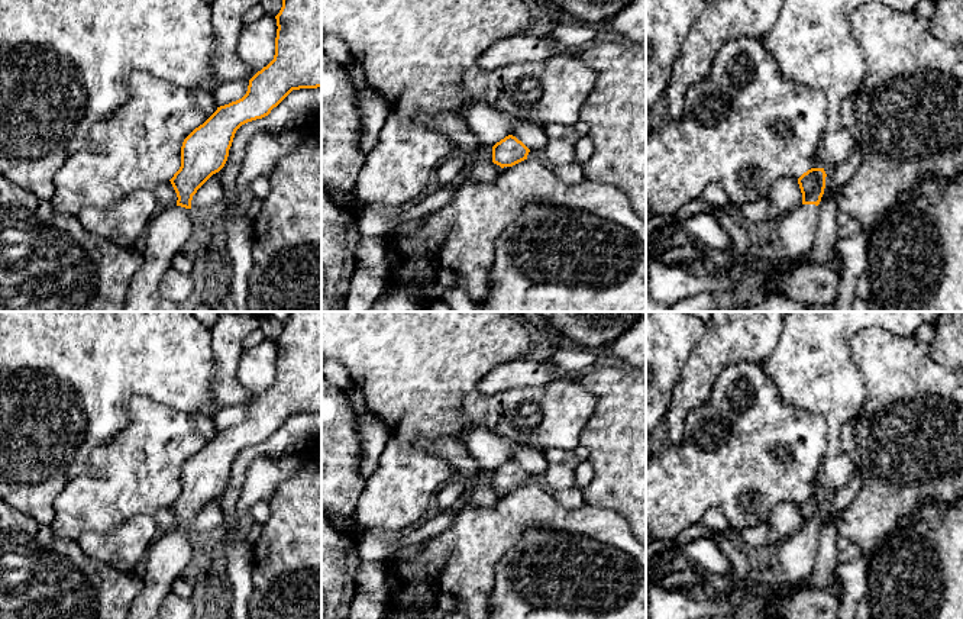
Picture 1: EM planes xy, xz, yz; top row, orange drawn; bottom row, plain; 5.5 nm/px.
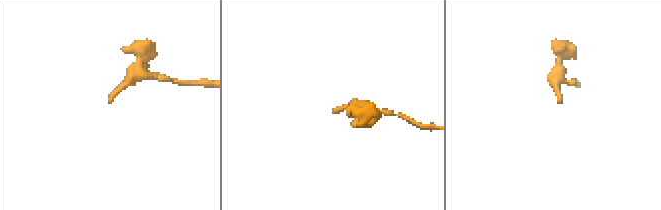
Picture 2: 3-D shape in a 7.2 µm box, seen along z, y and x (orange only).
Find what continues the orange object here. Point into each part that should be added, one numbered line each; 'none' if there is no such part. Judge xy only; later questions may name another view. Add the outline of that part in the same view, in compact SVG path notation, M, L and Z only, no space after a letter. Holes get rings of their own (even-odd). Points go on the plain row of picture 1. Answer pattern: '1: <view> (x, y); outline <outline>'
1: xy (170, 553); outline M168 531L158 535L145 554L146 570L142 577L143 587L135 597L127 619L161 619L159 606L167 594L171 593L172 583L182 576L193 555L190 533L181 531Z

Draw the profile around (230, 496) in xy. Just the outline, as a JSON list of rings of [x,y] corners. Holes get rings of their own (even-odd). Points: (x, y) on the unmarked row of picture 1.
[[[226,486],[224,491],[223,491],[223,499],[220,502],[222,504],[222,510],[224,515],[224,520],[227,519],[233,519],[236,515],[236,503],[239,500],[240,491]]]

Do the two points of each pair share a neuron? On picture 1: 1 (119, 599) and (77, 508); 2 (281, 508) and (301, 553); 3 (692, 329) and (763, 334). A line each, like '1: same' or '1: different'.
1: different
2: same
3: different

